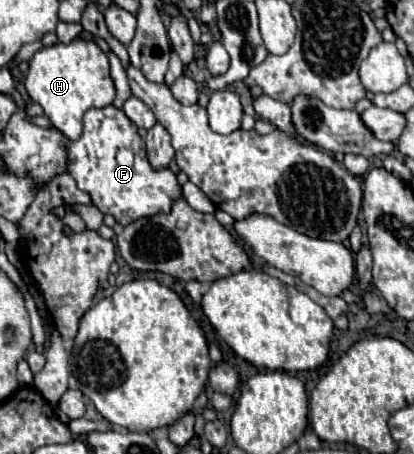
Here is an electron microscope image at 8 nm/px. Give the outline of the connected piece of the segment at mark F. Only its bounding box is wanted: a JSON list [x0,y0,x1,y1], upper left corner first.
[67,106,181,226]

